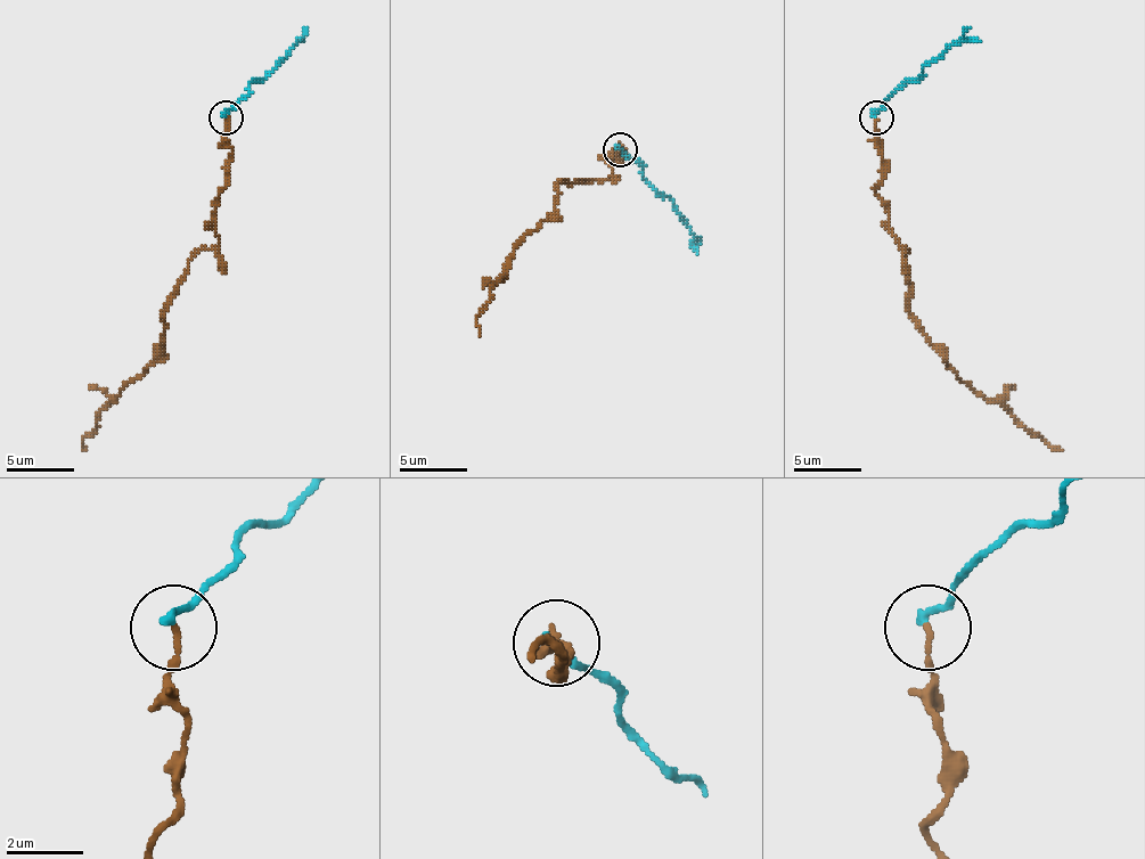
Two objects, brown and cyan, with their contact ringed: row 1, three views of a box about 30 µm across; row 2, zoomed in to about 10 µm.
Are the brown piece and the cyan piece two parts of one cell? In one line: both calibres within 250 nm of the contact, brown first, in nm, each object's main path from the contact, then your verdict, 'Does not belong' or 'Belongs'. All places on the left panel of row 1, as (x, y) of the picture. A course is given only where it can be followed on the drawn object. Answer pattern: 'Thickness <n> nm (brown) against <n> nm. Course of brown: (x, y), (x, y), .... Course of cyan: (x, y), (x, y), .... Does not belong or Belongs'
Thickness 160 nm (brown) against 200 nm. Course of brown: (226, 116), (232, 161), (219, 242), (188, 262), (161, 351), (113, 399), (86, 450). Course of cyan: (226, 116), (250, 92), (250, 86), (303, 41). Does not belong

